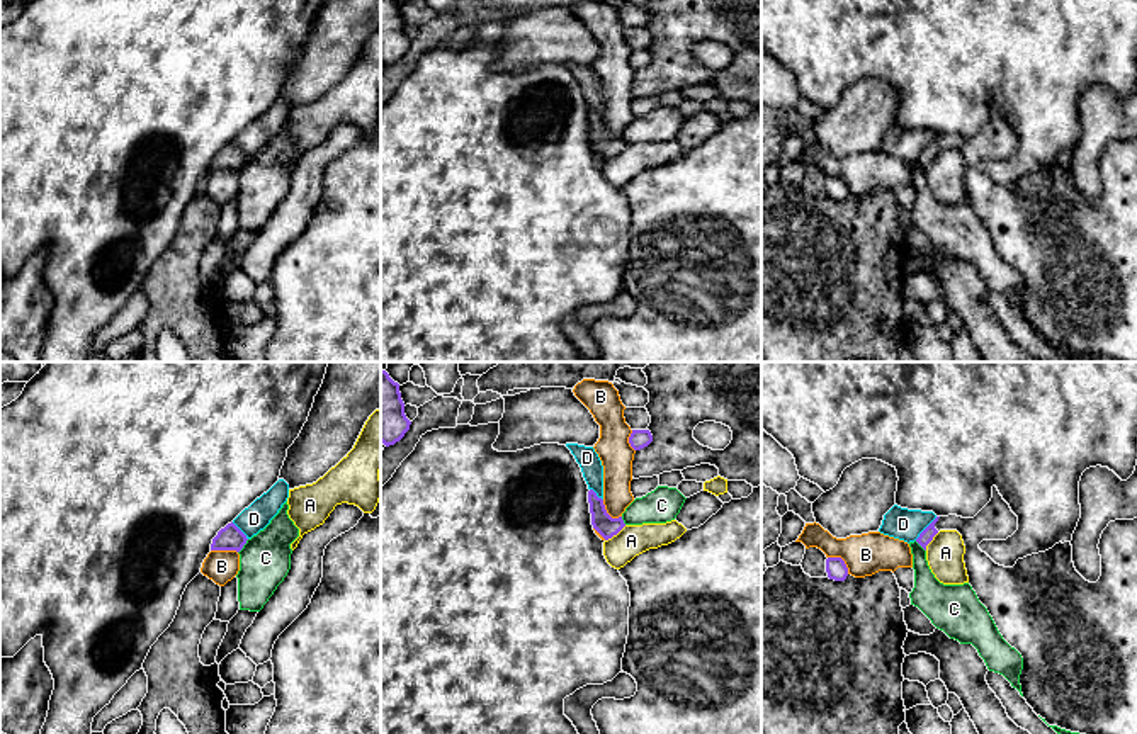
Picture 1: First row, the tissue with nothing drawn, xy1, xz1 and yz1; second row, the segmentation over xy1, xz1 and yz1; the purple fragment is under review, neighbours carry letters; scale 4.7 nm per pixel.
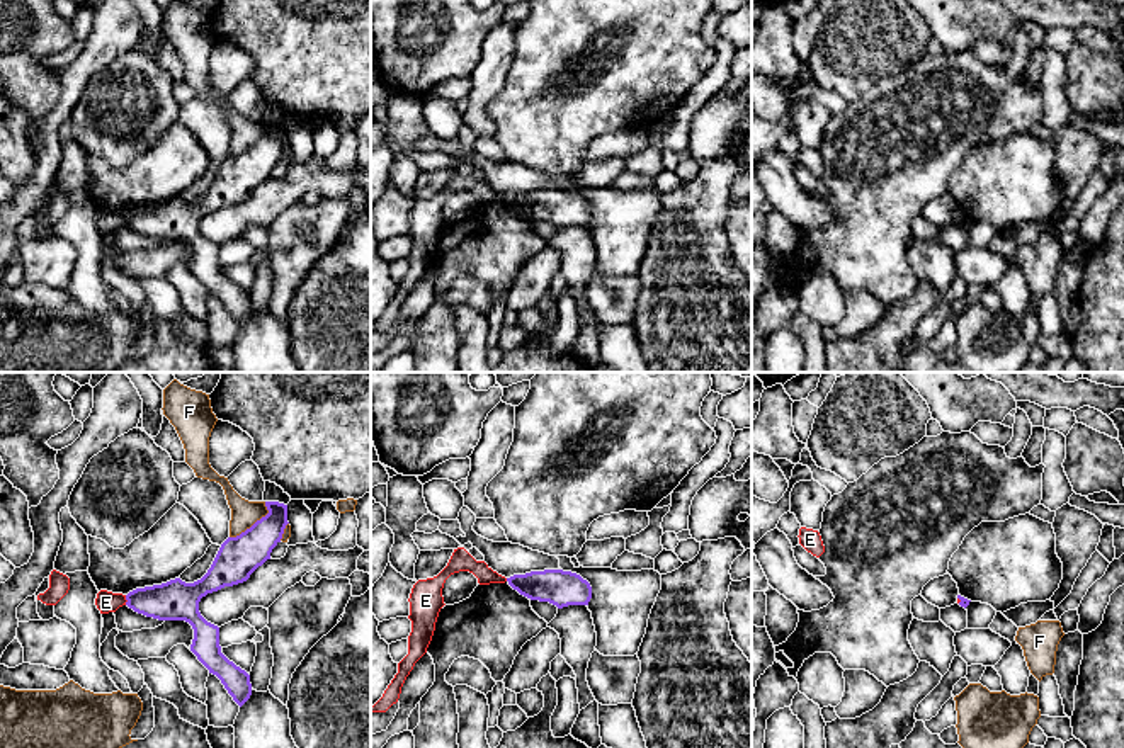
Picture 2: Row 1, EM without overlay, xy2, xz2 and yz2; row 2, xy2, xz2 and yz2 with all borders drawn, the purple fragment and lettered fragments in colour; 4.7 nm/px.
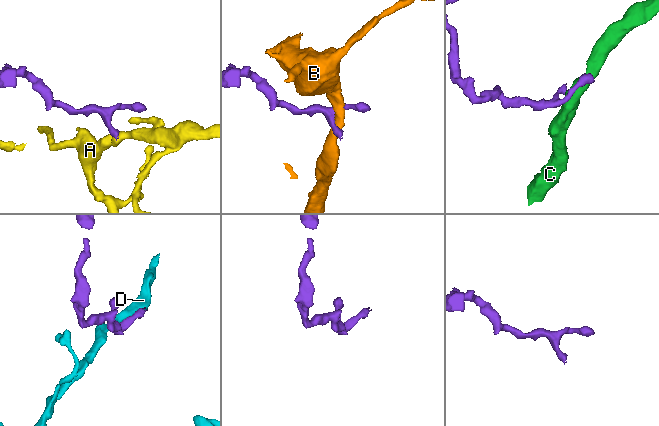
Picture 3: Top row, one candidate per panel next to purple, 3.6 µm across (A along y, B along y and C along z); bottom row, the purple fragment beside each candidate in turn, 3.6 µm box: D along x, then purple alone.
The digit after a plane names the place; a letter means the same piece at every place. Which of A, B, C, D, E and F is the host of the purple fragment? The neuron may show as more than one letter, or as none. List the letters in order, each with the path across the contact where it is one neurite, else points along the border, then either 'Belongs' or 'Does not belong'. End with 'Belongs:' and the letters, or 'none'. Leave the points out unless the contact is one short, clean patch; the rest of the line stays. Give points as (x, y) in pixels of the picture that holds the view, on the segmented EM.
A: Boundary: xz1 (626, 525), (605, 541). Does not belong
B: Boundary: yz1 (828, 556), (838, 556), (848, 573). Does not belong
C: Boundary: xy1 (248, 539), (238, 553). Does not belong
D: Does not belong
E: Boundary: xy2 (124, 595), (126, 604). Does not belong
F: Does not belong
Belongs: none

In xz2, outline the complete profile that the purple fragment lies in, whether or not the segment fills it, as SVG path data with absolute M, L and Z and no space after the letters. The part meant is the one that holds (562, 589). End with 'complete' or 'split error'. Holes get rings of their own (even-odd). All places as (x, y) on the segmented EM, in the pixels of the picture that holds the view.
M563 570L531 571L507 578L508 585L520 595L549 602L558 609L568 605L588 605L592 586L580 575Z; complete

